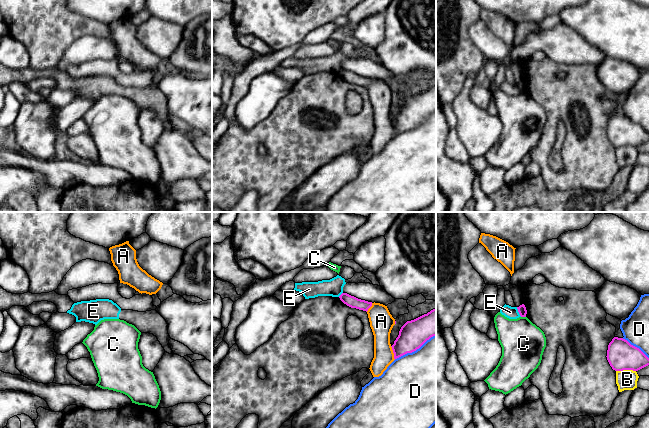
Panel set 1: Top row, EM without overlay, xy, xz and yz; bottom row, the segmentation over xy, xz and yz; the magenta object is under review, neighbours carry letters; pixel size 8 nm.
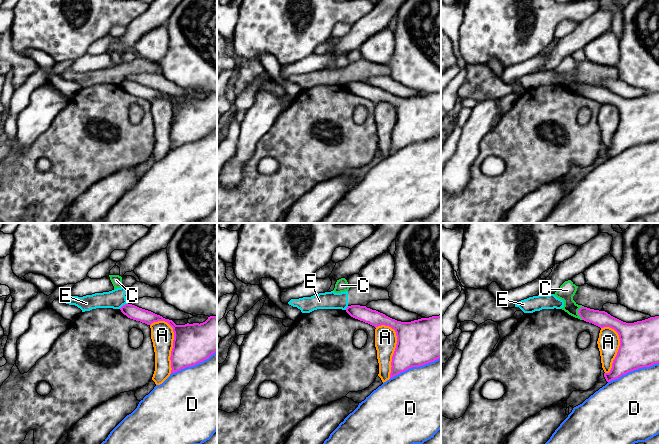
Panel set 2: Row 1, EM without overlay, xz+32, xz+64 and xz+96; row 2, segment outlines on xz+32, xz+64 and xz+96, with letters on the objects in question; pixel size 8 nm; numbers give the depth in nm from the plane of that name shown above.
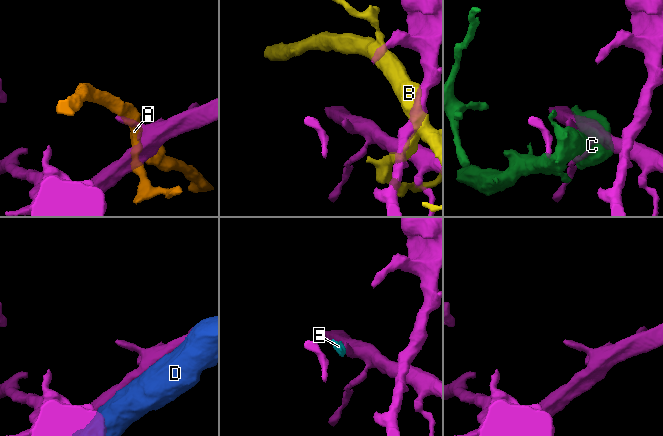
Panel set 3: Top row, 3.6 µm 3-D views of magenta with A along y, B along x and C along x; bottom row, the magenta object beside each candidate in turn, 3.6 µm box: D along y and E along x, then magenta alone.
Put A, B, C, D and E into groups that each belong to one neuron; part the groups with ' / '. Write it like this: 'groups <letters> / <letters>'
groups A / B / C / D / E

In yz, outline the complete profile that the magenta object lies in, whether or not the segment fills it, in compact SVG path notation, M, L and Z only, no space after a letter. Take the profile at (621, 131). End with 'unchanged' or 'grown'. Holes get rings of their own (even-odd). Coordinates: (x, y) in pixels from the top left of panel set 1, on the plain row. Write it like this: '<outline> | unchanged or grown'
M618 113L609 119L606 133L615 147L638 147L649 141L649 134L639 124Z | unchanged

